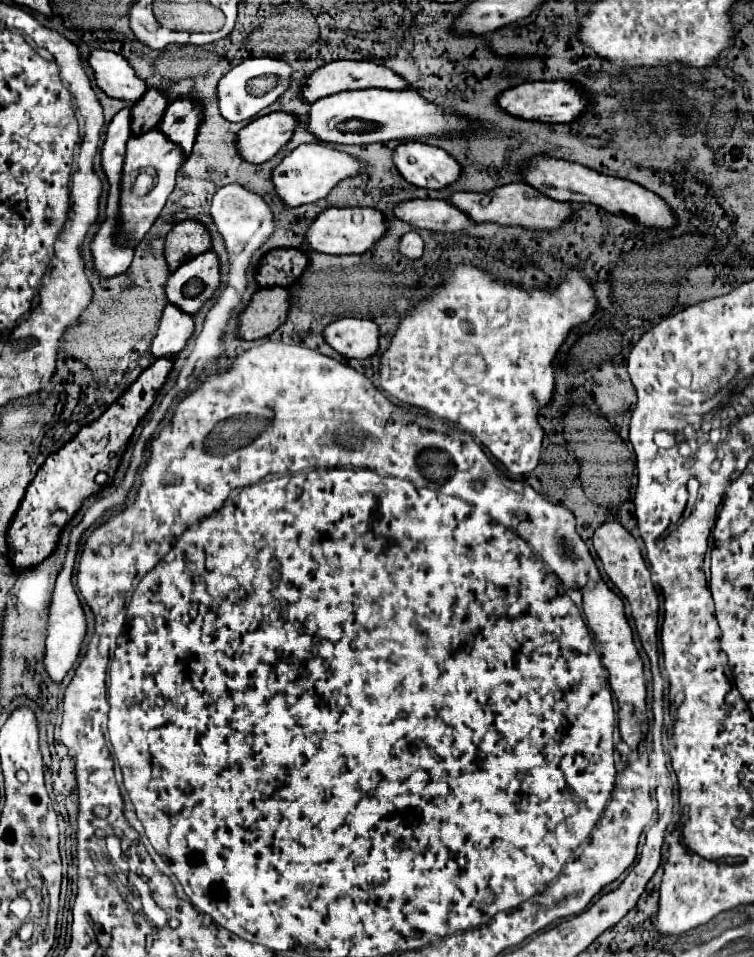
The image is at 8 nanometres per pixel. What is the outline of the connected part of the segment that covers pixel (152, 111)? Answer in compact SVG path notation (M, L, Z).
M147 89L145 95L131 107L131 133L143 135L155 129L167 109L167 97L157 89Z

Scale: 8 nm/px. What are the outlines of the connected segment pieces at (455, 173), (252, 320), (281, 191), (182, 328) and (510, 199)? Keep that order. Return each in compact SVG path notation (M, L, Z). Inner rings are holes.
M407 141L395 147L393 163L405 181L417 187L441 189L457 181L461 167L441 147L421 141Z
M283 287L259 289L239 315L239 339L263 339L281 327L289 313L291 295Z
M309 143L309 145L299 145L289 155L285 155L283 161L273 169L271 181L279 201L283 203L283 209L291 209L327 197L327 193L335 187L335 183L357 175L363 169L363 165L365 165L363 161L353 159L343 151L337 151L331 145Z
M171 303L165 305L163 317L155 339L151 341L151 357L175 357L193 333L193 317L175 309Z
M517 181L509 185L495 187L485 193L473 193L473 191L455 191L447 199L451 205L455 205L459 211L467 213L467 217L475 223L493 221L499 225L523 225L525 229L559 229L565 219L571 217L571 203L551 201L531 185Z

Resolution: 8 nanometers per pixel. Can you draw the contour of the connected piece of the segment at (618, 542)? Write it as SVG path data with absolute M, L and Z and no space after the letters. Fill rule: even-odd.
M611 521L611 523L605 523L601 525L595 535L593 535L593 547L603 563L603 569L607 573L607 577L613 581L613 585L619 589L619 593L622 596L625 603L625 611L631 615L633 621L635 621L635 629L639 633L639 639L641 639L641 645L651 661L651 673L652 673L652 686L653 697L651 701L651 711L653 715L651 737L653 753L657 755L663 755L662 745L662 732L663 732L663 719L664 709L663 701L663 685L664 679L659 673L659 655L657 655L657 617L659 617L659 597L657 597L657 591L655 591L655 585L651 581L651 573L641 557L641 551L639 551L639 545L635 541L635 537L625 529L621 527L617 521Z

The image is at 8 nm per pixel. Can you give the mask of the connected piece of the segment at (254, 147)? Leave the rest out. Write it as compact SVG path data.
M279 111L253 119L237 133L237 153L249 163L265 163L287 145L295 127L295 117Z

